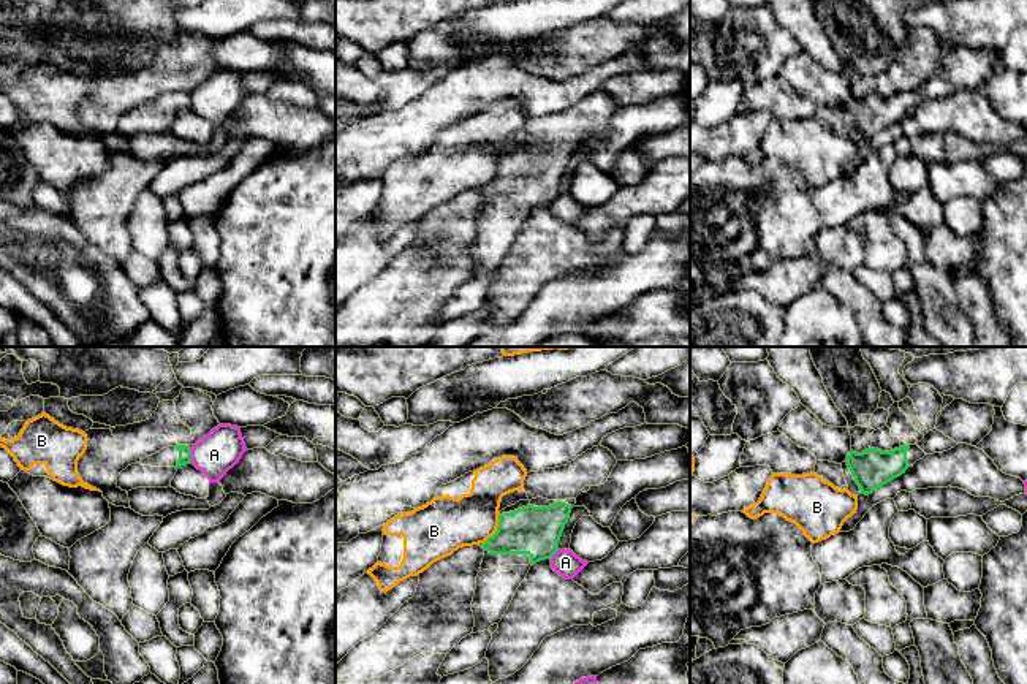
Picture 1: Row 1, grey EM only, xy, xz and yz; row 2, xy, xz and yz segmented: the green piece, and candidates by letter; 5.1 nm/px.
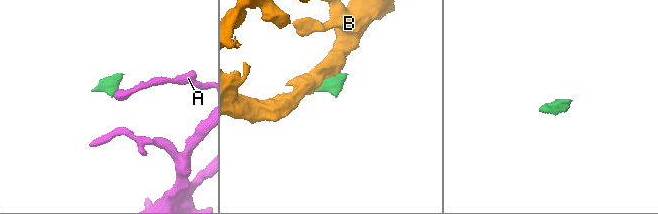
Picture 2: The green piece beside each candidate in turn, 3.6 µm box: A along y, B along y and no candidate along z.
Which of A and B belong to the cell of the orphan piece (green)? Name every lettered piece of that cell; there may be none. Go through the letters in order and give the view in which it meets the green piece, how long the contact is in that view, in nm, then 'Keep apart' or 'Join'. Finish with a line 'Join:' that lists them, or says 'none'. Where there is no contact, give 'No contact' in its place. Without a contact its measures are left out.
A: Touches green in xy. Shared border 70 nm. Keep apart
B: Touches green in xz. Shared border 180 nm. Keep apart
Join: none

